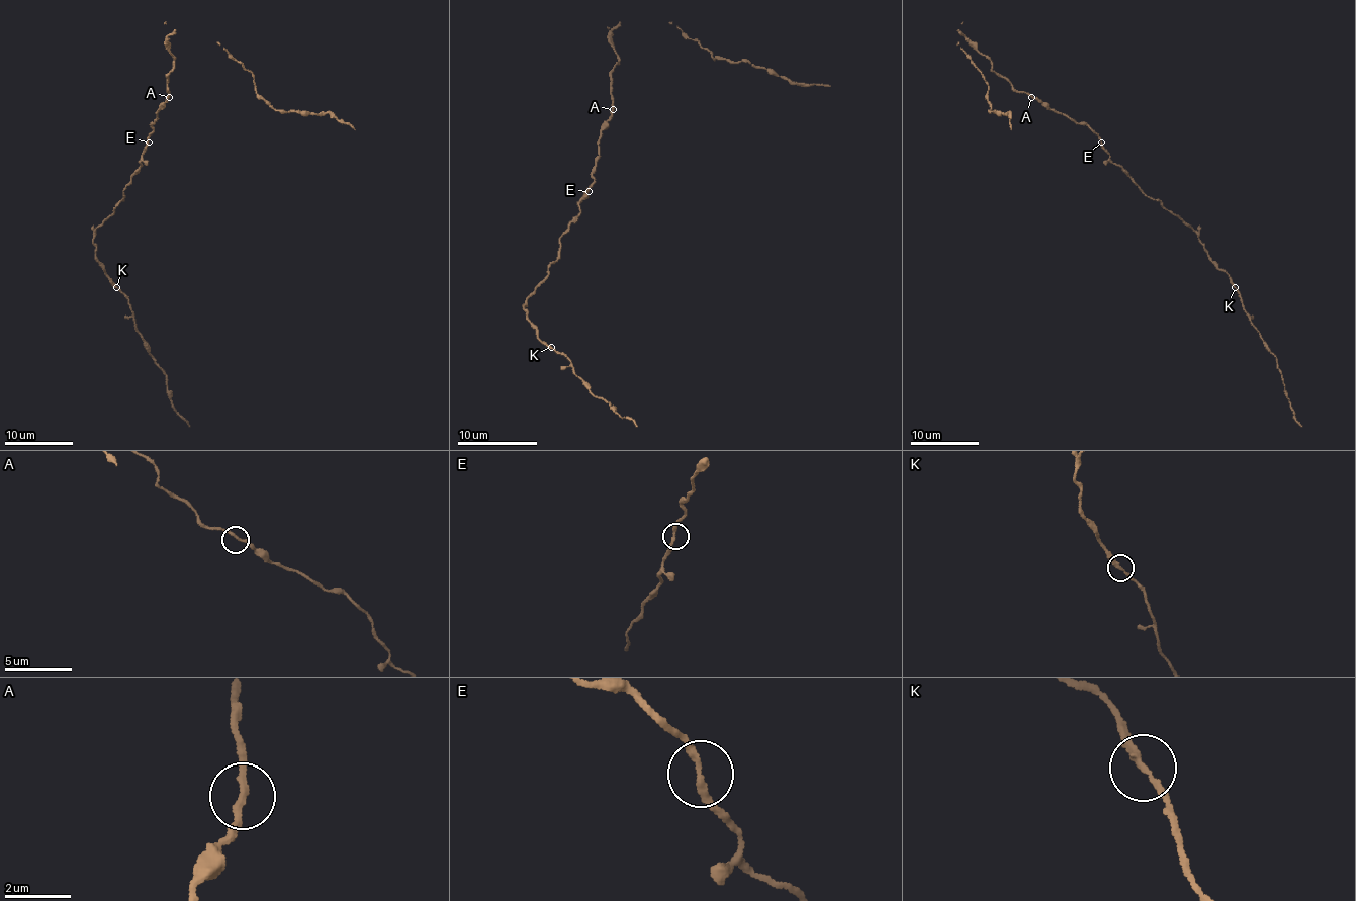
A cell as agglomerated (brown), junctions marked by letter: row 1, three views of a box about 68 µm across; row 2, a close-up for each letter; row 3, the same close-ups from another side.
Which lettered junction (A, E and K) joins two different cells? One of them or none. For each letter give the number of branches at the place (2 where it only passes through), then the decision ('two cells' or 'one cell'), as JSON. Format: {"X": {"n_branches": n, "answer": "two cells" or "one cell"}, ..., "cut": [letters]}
{"A": {"n_branches": 2, "answer": "one cell"}, "E": {"n_branches": 2, "answer": "one cell"}, "K": {"n_branches": 2, "answer": "one cell"}, "cut": []}

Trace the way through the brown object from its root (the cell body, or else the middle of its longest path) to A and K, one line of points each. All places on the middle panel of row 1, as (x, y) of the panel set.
A: (593, 181), (601, 129), (613, 109)
K: (593, 181), (580, 201), (580, 213), (558, 240), (558, 258), (526, 297), (526, 320), (550, 348)

